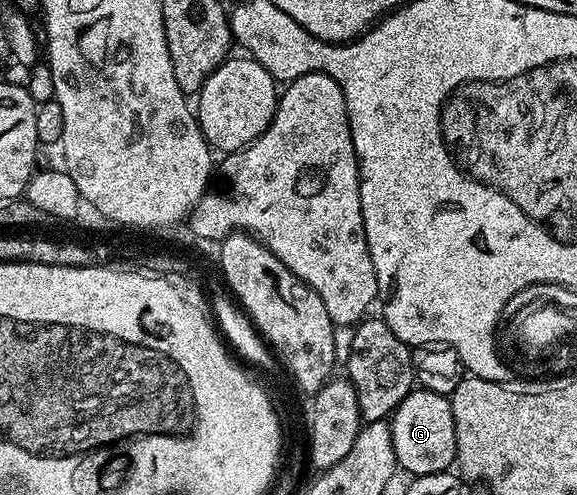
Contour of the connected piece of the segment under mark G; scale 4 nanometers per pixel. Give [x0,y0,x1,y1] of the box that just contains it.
[391,386,457,477]

